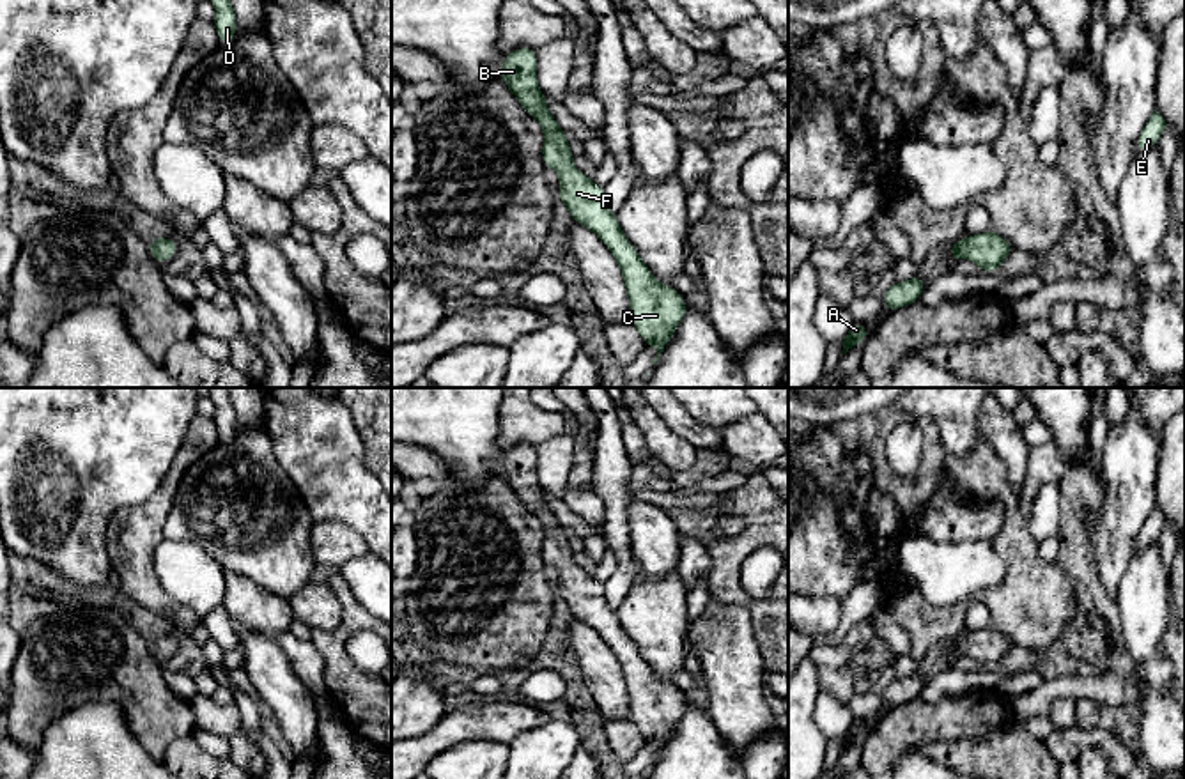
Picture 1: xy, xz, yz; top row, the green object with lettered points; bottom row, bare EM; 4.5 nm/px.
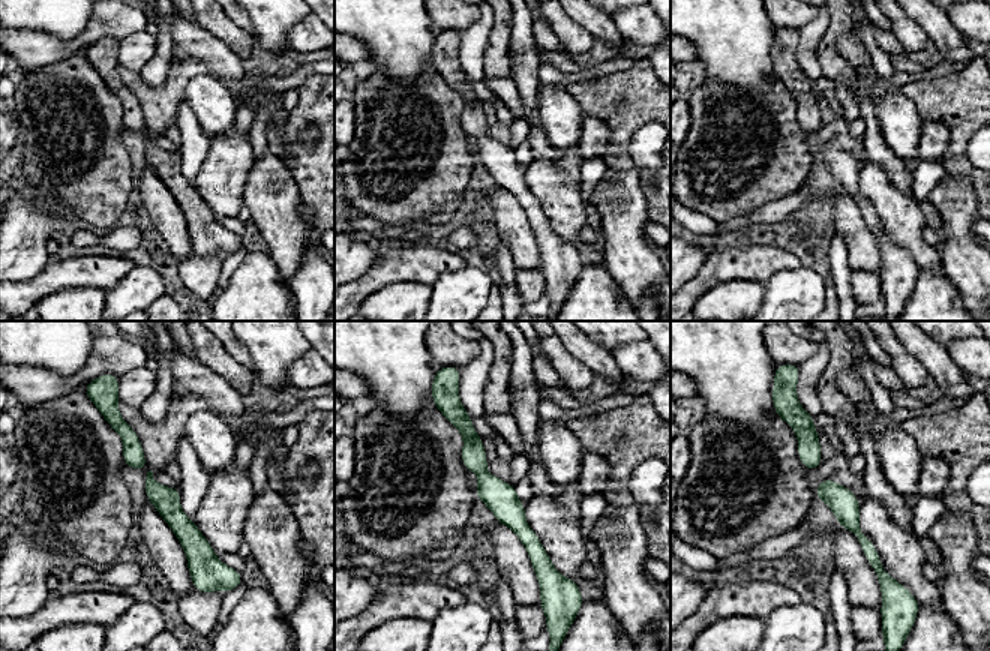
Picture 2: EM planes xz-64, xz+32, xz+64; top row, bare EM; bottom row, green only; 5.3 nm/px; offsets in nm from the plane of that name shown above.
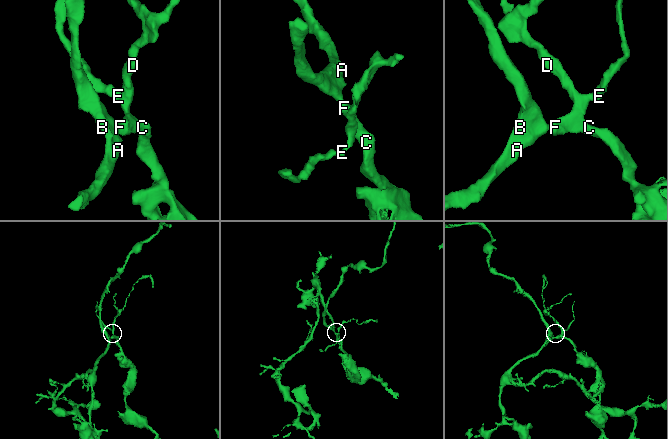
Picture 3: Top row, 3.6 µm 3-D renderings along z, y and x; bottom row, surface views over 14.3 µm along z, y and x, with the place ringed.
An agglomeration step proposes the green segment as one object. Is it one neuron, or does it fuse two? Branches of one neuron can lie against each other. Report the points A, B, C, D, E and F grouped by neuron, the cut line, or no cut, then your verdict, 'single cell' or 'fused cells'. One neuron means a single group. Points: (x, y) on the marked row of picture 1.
A B C D E F | no cut | single cell

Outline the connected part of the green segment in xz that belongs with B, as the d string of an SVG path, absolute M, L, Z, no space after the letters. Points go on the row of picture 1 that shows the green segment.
M521 46L507 53L501 81L544 129L542 161L546 168L560 174L558 200L569 209L574 221L608 246L618 262L627 289L631 324L641 333L645 347L657 349L655 365L687 313L684 296L677 289L659 283L639 258L636 248L623 235L616 212L606 204L606 188L574 168L567 135L547 110L547 97L537 83L537 50Z

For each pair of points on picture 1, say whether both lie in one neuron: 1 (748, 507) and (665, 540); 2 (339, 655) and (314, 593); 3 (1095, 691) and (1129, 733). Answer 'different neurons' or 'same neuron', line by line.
1: different neurons
2: different neurons
3: different neurons

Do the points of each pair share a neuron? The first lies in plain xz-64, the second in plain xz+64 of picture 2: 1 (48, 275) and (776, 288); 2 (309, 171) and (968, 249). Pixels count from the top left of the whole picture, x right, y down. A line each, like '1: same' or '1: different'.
1: different
2: different

